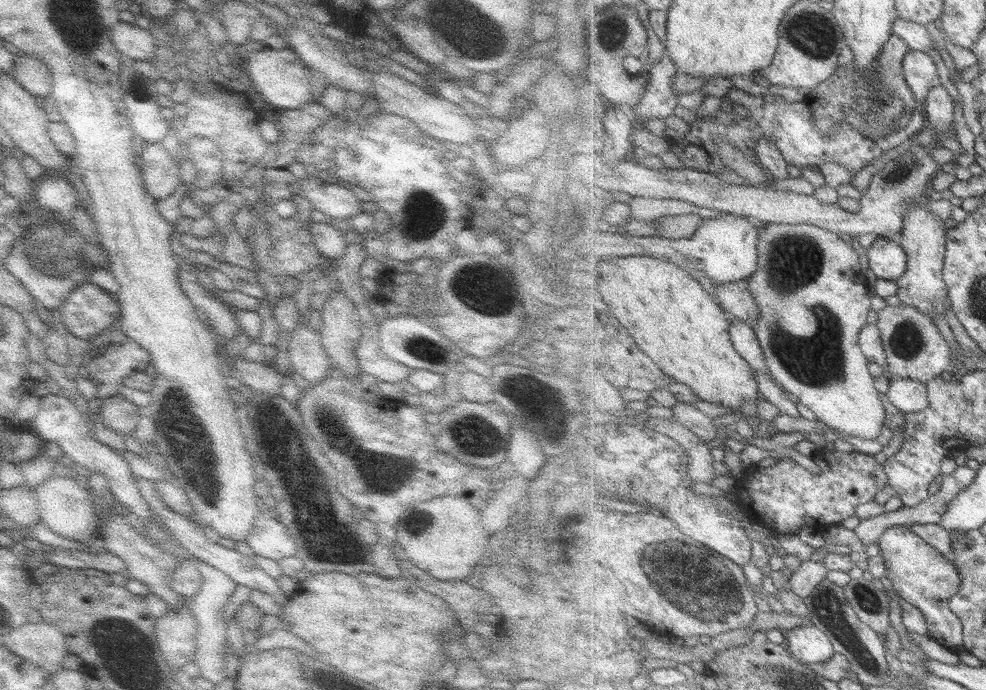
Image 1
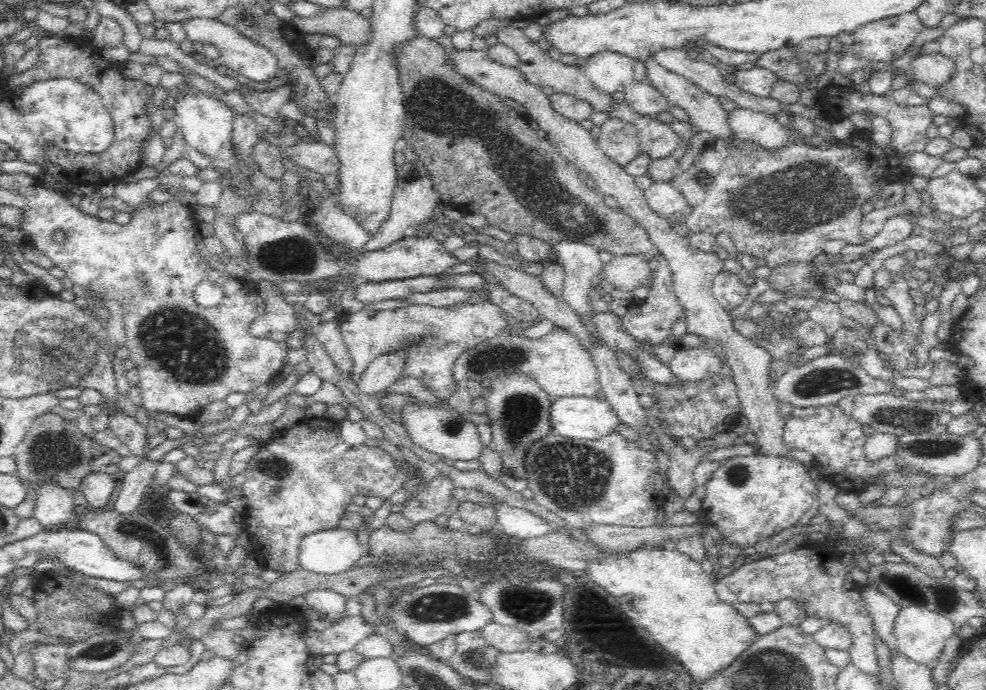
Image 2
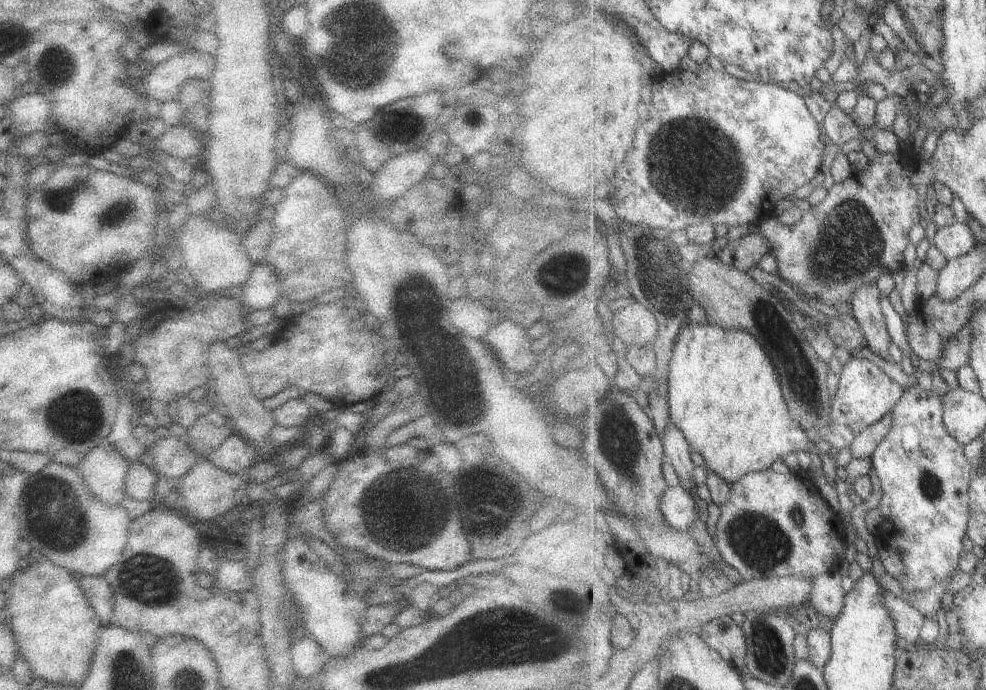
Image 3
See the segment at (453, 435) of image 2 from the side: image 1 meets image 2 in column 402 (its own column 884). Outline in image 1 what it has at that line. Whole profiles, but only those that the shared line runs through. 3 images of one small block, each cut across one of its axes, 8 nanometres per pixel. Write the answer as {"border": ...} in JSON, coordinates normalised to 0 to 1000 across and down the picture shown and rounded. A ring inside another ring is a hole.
{"border":[[[779,326],[771,338],[771,351],[769,352],[771,362],[771,377],[769,377],[769,393],[760,403],[760,420],[766,432],[766,438],[772,448],[772,458],[764,467],[764,475],[772,497],[780,536],[783,539],[784,548],[788,557],[795,562],[800,571],[807,574],[813,586],[820,591],[829,607],[841,619],[841,622],[853,628],[855,632],[863,632],[876,638],[889,638],[894,630],[894,622],[898,619],[901,597],[899,596],[897,583],[892,570],[887,565],[885,551],[881,533],[879,533],[880,517],[877,516],[872,503],[872,481],[879,470],[879,455],[883,449],[883,432],[881,432],[881,420],[877,414],[877,400],[871,397],[873,380],[871,380],[871,365],[863,357],[863,351],[853,348],[851,341],[840,336],[839,332],[830,330],[828,326]]]}

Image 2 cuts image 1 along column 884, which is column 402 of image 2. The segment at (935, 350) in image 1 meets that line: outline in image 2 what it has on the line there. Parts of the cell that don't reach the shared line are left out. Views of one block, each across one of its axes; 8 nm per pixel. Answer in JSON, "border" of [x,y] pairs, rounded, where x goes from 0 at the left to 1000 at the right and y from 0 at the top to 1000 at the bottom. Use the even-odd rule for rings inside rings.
{"border":[[[499,438],[471,442],[467,446],[414,442],[400,449],[379,451],[368,446],[355,454],[345,470],[345,483],[351,494],[358,532],[354,546],[363,557],[375,523],[384,513],[402,506],[412,509],[409,545],[421,546],[442,575],[454,577],[463,554],[459,546],[461,519],[486,496],[512,483],[514,462],[510,449]]]}

